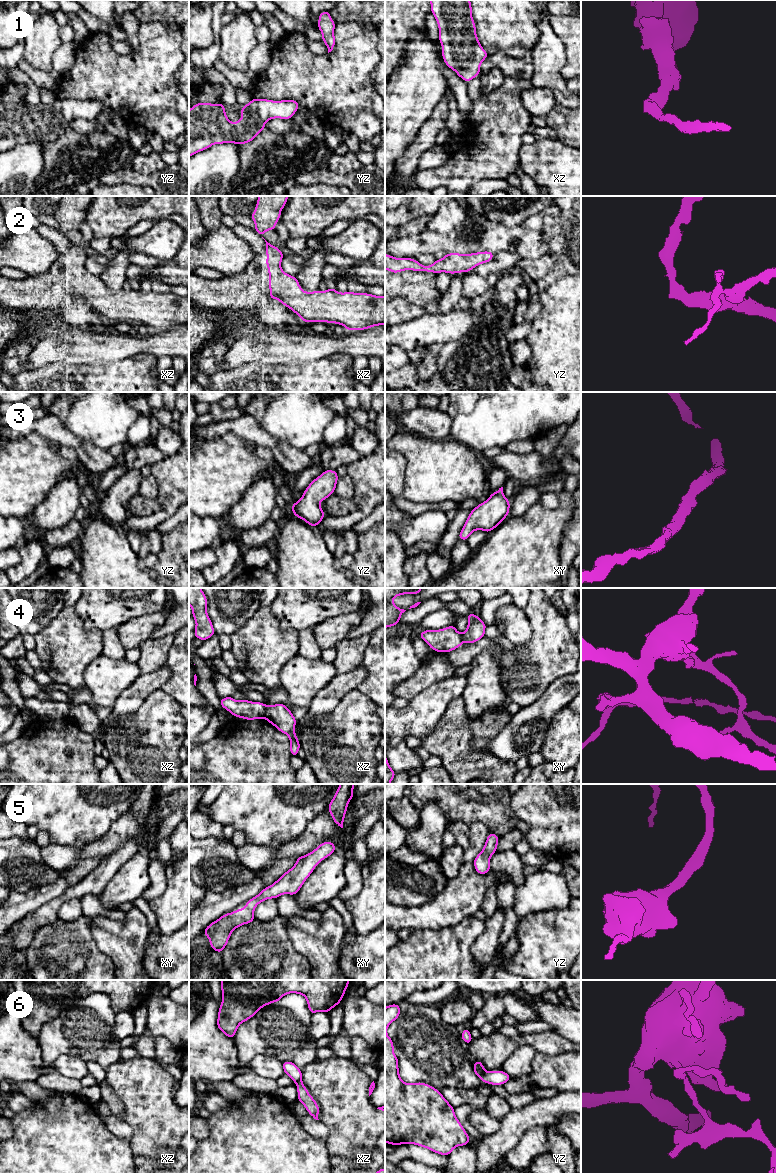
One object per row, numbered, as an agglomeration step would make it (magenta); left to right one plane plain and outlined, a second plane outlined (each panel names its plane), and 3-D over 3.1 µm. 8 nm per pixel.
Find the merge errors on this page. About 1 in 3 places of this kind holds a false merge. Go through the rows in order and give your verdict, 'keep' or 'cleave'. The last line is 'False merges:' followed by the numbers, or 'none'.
1: keep
2: keep
3: keep
4: cleave
5: keep
6: cleave
False merges: 4, 6

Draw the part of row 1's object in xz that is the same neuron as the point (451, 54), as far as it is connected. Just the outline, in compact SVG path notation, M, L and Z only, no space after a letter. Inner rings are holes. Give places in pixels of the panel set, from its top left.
M430 0L431 13L439 28L439 42L442 46L442 58L446 66L456 72L466 83L482 73L481 63L488 53L481 46L476 34L475 22L472 18L470 0Z

